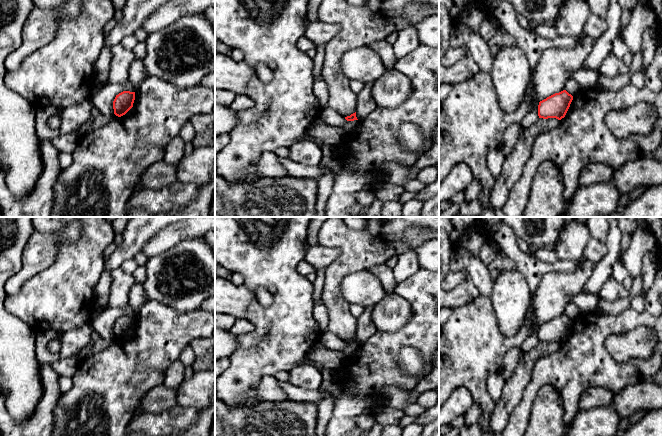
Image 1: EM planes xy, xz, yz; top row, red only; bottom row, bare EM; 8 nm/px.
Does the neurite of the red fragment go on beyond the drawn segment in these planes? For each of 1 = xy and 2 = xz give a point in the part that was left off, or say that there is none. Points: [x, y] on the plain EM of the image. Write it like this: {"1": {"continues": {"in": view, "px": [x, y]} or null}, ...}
{"1": {"continues": null}, "2": {"continues": null}}

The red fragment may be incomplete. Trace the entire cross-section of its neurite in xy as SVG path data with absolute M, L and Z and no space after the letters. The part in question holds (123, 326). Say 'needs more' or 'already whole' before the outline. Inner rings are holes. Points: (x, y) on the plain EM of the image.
already whole | M123 315L116 319L113 325L114 338L118 341L125 339L132 331L135 324L135 316Z

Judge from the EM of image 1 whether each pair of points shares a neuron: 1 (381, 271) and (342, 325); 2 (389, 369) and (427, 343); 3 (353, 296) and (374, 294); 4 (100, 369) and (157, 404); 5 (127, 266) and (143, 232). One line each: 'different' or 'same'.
1: different
2: same
3: same
4: different
5: different

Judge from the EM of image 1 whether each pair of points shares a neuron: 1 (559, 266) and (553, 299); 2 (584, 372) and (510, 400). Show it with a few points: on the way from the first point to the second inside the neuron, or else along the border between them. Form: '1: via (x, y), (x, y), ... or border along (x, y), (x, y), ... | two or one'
1: border along (579, 265), (572, 271), (549, 271), (538, 285) | two
2: border along (531, 373), (531, 378), (520, 402), (509, 415) | two

